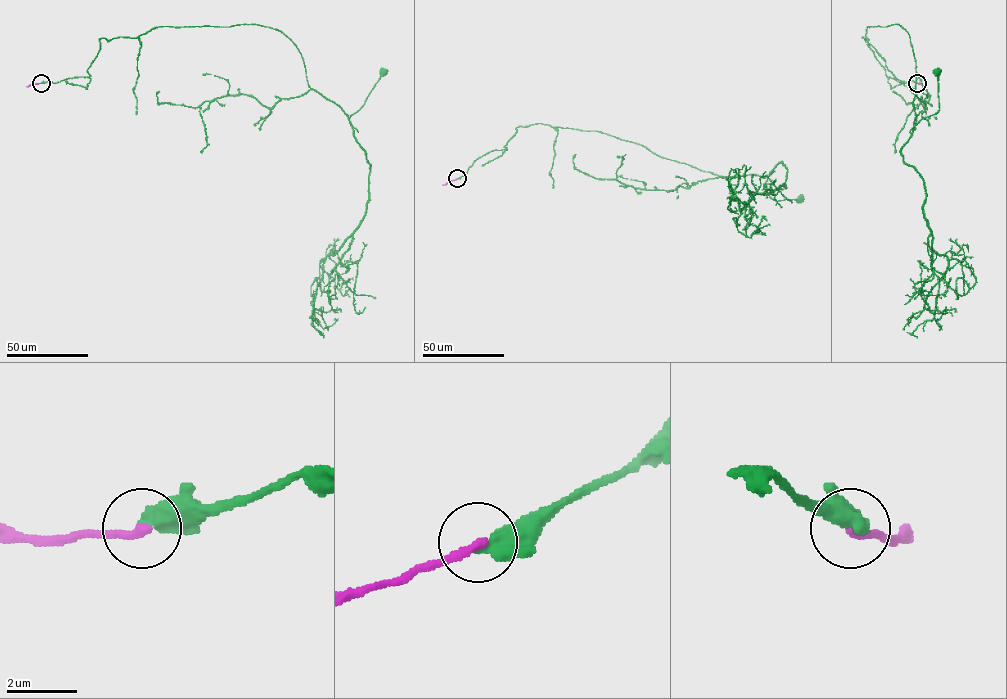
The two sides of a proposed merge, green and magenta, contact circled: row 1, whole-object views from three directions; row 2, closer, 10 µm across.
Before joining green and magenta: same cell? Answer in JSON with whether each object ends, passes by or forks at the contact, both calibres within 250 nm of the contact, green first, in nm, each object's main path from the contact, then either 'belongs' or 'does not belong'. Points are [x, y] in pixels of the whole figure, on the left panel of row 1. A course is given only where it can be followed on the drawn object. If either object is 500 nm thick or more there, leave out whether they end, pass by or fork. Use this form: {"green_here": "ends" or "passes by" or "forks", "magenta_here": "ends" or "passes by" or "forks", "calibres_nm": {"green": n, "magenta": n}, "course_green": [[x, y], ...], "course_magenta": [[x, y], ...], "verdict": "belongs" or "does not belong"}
{"green_here": "ends", "magenta_here": "ends", "calibres_nm": {"green": 480, "magenta": 280}, "course_green": [[41, 83], [89, 77], [100, 38], [256, 24], [294, 43], [308, 85], [352, 127], [383, 71]], "course_magenta": [[41, 83], [26, 87]], "verdict": "belongs"}

